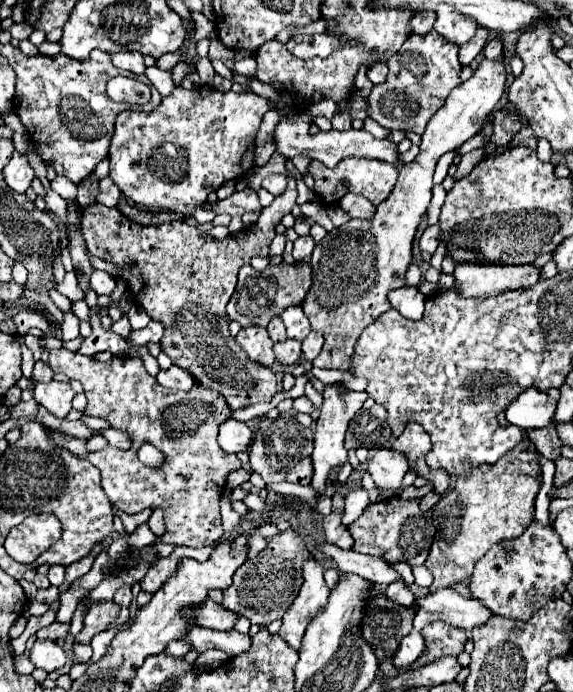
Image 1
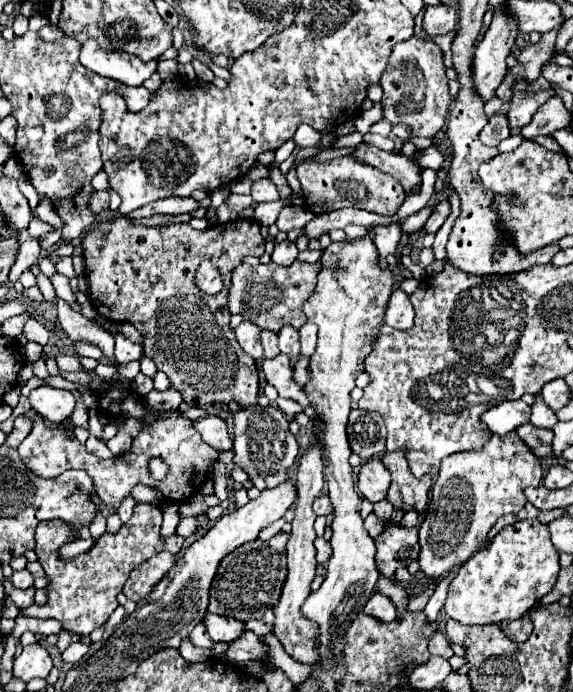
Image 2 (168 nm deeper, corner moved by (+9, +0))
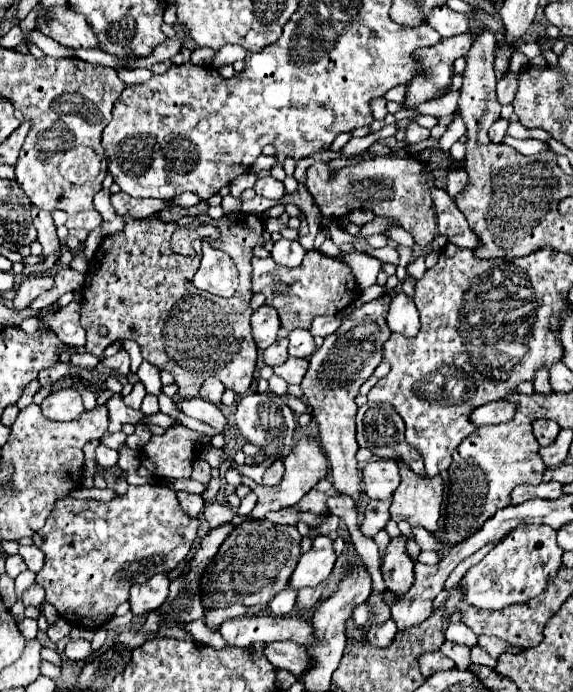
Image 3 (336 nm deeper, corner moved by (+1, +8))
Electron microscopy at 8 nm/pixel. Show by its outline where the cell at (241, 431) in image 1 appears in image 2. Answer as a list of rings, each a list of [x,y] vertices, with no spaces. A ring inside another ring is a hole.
[[[217,415],[201,417],[201,419],[193,421],[193,427],[201,433],[203,441],[209,443],[211,447],[215,447],[217,451],[227,451],[233,447],[229,433],[227,433],[227,423],[221,417],[217,417]]]

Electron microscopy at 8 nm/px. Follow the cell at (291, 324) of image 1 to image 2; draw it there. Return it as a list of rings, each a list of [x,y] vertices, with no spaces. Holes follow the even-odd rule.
[[[283,327],[279,333],[279,351],[285,353],[293,363],[299,359],[299,331],[293,327]]]

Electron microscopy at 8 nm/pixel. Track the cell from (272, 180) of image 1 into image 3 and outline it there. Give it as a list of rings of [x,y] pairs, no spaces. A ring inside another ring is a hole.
[[[269,175],[269,177],[257,179],[255,191],[257,191],[257,195],[263,195],[267,199],[275,199],[277,201],[277,199],[281,199],[285,195],[285,185]]]

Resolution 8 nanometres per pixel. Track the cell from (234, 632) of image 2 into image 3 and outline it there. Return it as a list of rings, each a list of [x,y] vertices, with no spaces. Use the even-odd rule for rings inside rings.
[[[245,615],[227,619],[219,631],[233,647],[249,647],[257,641],[271,643],[277,639],[293,639],[299,645],[313,641],[313,627],[309,627],[309,621],[279,615]]]

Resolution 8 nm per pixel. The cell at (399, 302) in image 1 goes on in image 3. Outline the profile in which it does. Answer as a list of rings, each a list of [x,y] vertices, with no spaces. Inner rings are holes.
[[[395,293],[391,309],[389,309],[389,329],[407,337],[417,335],[421,321],[417,315],[417,307],[415,301],[411,297],[407,297],[405,293]]]

